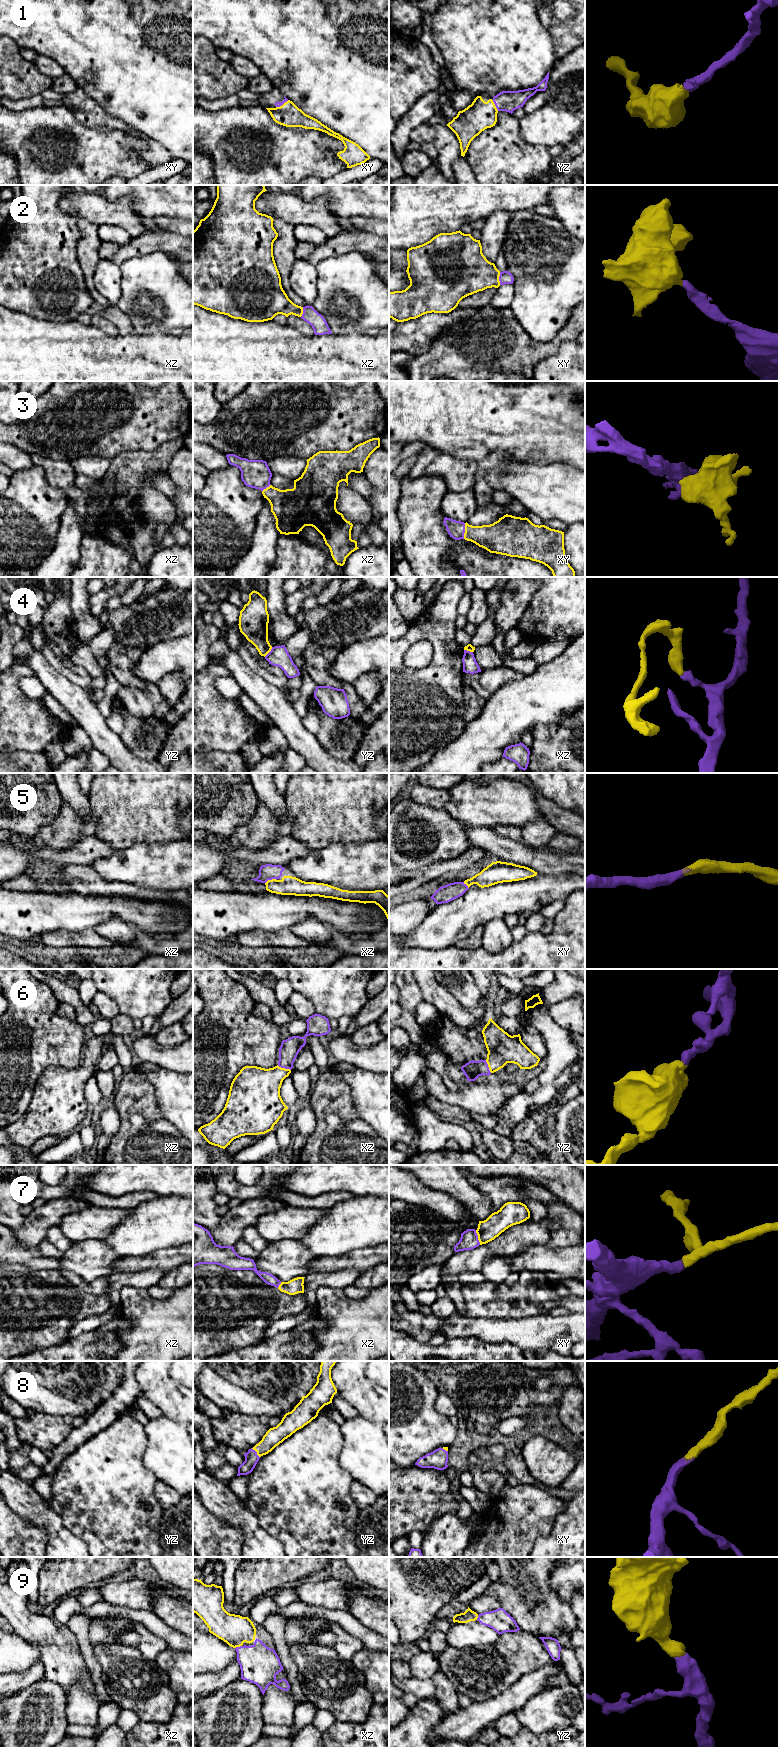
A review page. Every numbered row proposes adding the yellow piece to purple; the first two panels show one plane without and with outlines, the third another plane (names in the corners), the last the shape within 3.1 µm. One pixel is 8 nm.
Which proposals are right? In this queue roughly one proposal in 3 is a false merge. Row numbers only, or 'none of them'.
1, 2, 3, 5, 6, 7, 8, 9

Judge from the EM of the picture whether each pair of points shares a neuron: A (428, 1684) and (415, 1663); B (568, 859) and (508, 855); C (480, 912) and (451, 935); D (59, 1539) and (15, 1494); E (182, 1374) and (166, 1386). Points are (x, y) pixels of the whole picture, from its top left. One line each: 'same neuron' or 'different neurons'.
A: different neurons
B: same neuron
C: same neuron
D: same neuron
E: different neurons

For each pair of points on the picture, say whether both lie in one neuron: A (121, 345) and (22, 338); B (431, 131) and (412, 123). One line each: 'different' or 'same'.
A: same
B: different

